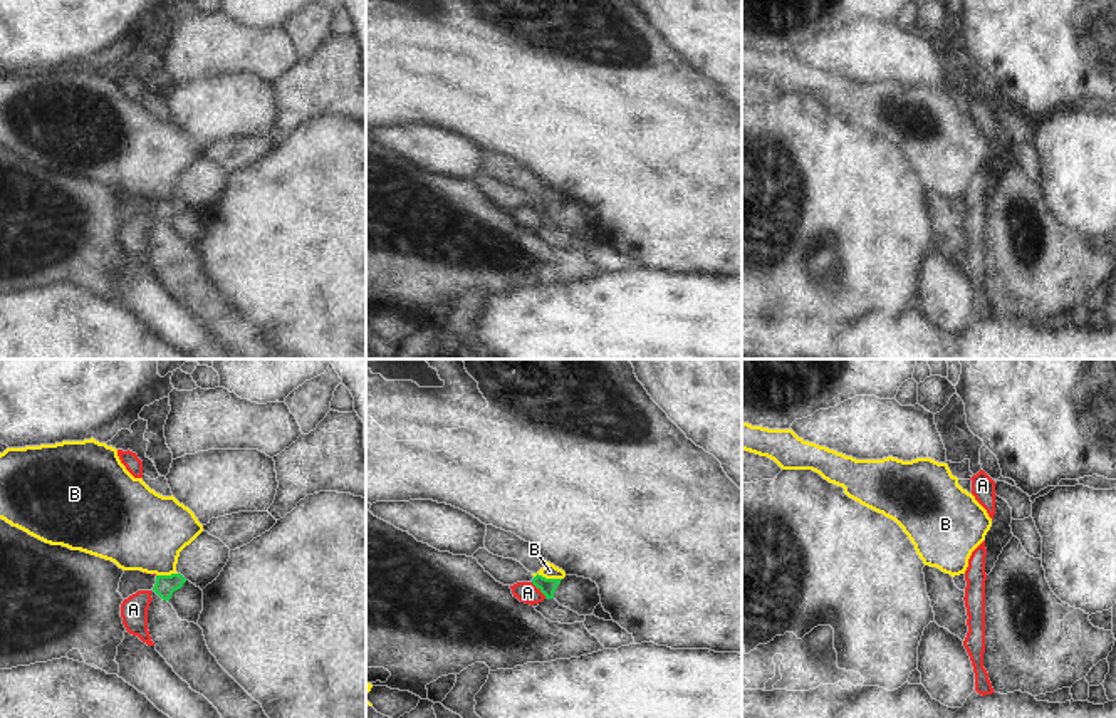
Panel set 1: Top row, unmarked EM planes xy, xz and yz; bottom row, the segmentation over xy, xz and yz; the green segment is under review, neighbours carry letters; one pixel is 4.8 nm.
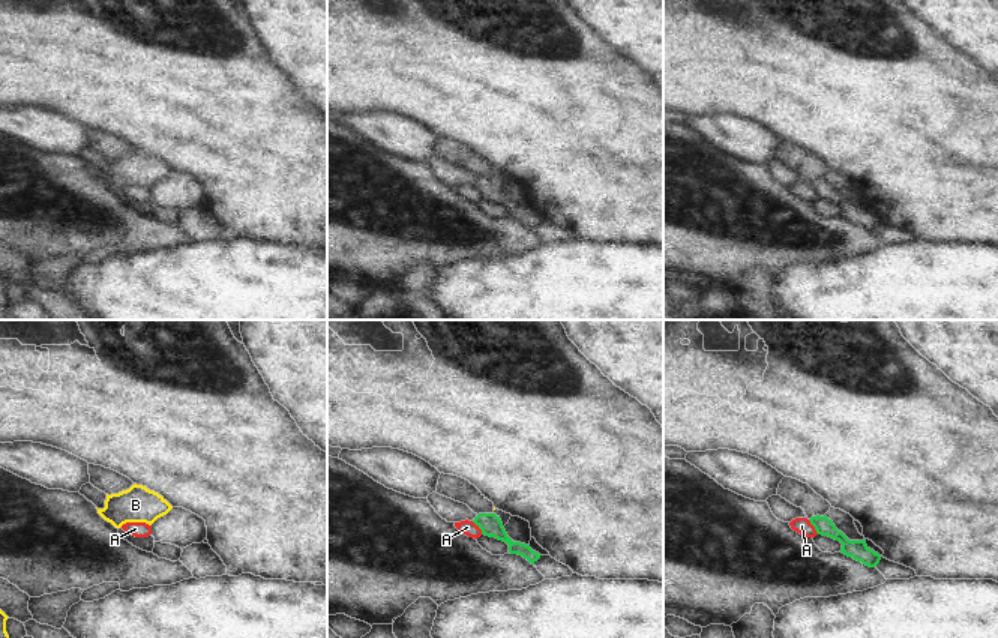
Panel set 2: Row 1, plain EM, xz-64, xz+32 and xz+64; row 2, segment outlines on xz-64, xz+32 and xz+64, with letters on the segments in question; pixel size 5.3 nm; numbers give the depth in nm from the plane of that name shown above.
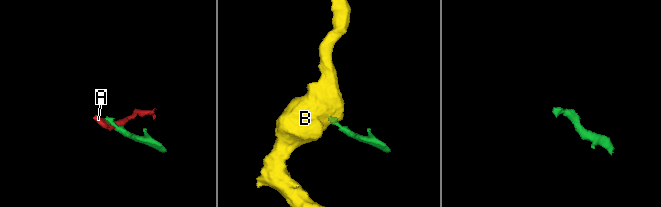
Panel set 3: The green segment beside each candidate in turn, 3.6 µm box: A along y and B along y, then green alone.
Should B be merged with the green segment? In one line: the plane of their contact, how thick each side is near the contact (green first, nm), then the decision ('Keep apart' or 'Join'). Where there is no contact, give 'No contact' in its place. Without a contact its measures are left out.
Touches green in xz. Thickness 80 nm (green) against 80 nm. Keep apart.

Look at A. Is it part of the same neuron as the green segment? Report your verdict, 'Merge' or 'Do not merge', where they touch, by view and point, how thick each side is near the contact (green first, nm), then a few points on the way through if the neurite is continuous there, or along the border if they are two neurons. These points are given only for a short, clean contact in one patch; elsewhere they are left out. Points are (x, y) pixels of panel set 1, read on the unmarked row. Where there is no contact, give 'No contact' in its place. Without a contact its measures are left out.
Do not merge. Touches green at xz (541, 215). Thickness 80 nm (green) against 100 nm. Boundary: xz (531, 207), (546, 222).

